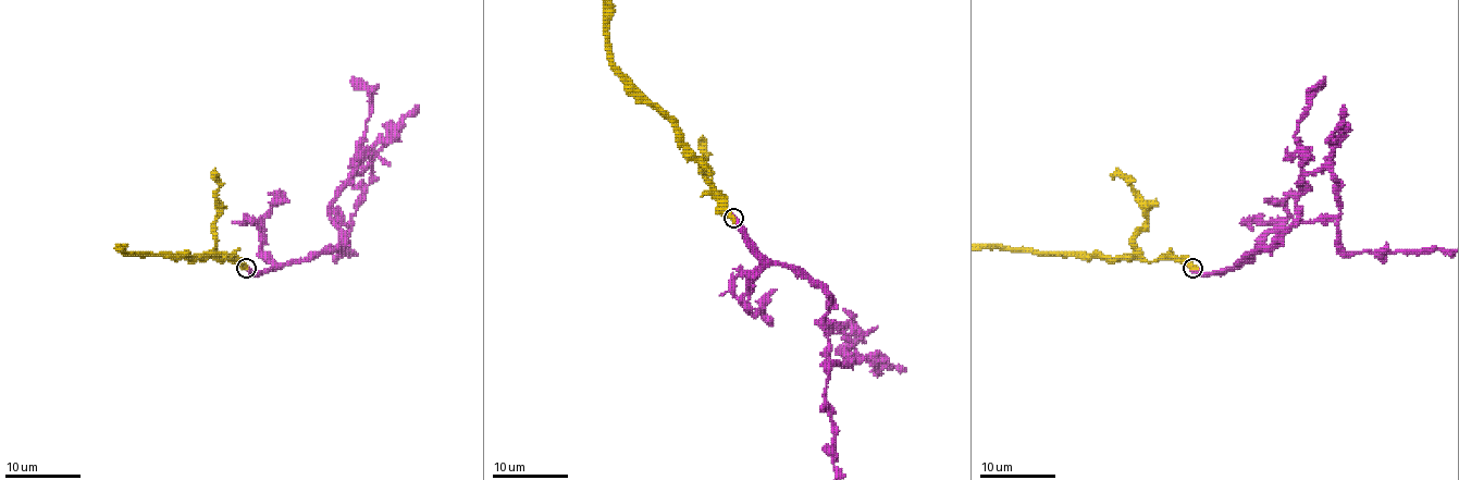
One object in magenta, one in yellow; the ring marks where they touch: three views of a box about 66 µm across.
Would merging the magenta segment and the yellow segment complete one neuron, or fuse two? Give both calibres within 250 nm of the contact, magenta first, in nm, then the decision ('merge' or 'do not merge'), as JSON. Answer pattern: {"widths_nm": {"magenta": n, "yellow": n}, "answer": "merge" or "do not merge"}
{"widths_nm": {"magenta": 420, "yellow": 600}, "answer": "merge"}

